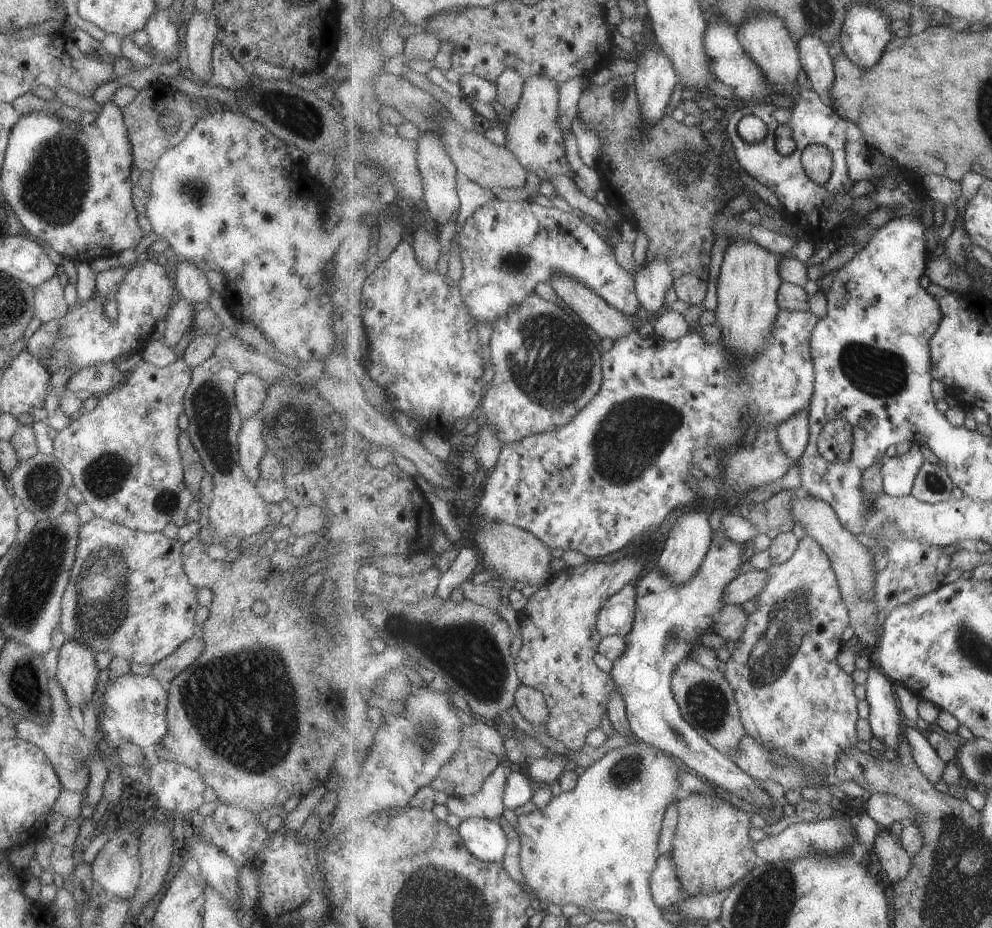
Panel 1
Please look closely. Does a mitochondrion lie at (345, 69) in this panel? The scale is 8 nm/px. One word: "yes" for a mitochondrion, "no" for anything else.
no

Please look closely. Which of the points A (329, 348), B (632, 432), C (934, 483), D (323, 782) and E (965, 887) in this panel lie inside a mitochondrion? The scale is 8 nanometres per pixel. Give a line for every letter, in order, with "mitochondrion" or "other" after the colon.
A: other
B: mitochondrion
C: mitochondrion
D: other
E: mitochondrion

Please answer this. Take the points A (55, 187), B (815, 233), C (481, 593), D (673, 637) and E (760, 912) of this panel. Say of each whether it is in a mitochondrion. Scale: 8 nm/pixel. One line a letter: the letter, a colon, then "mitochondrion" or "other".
A: mitochondrion
B: other
C: other
D: mitochondrion
E: mitochondrion

